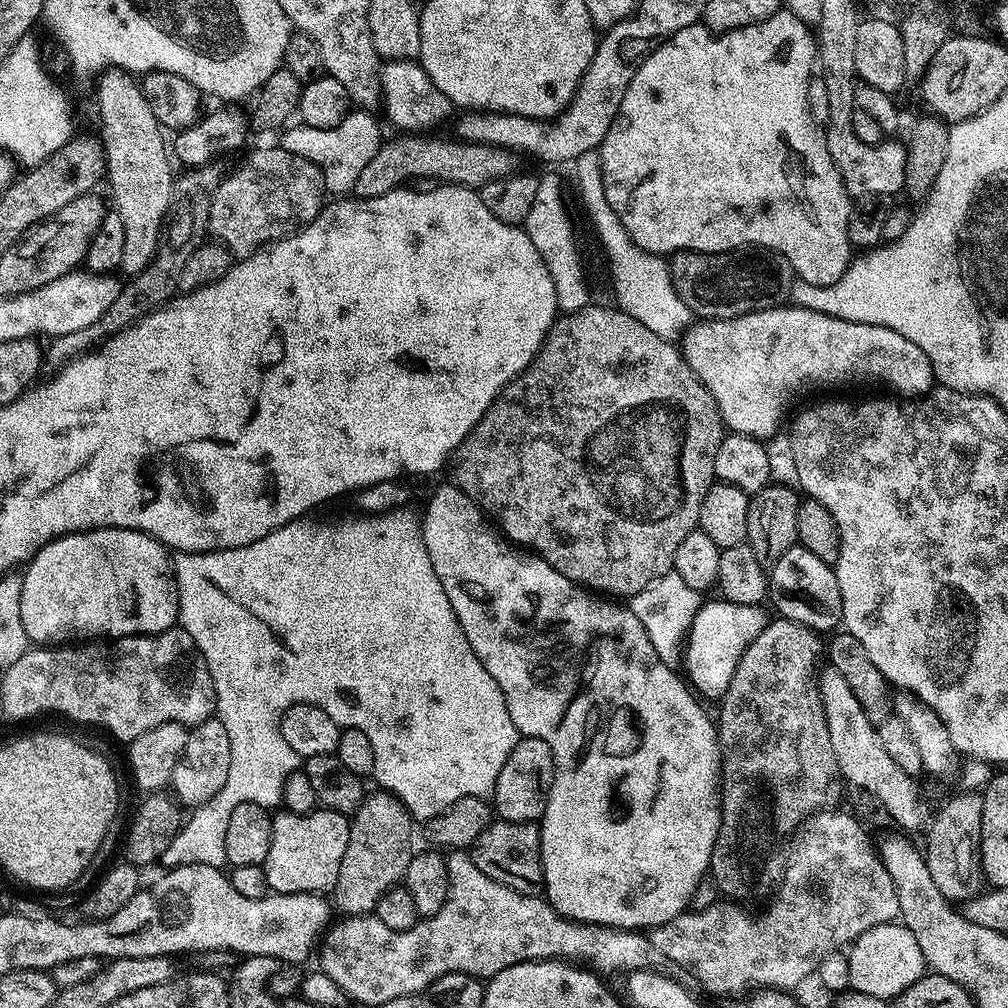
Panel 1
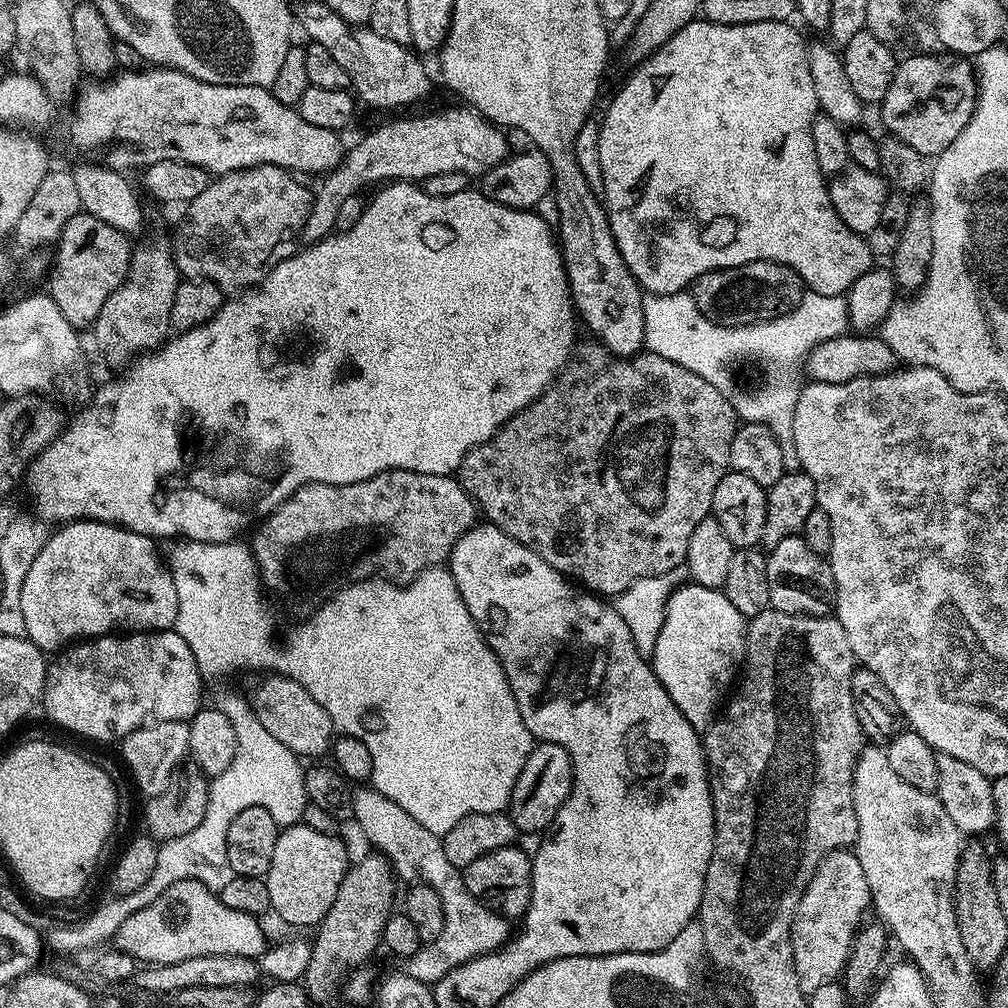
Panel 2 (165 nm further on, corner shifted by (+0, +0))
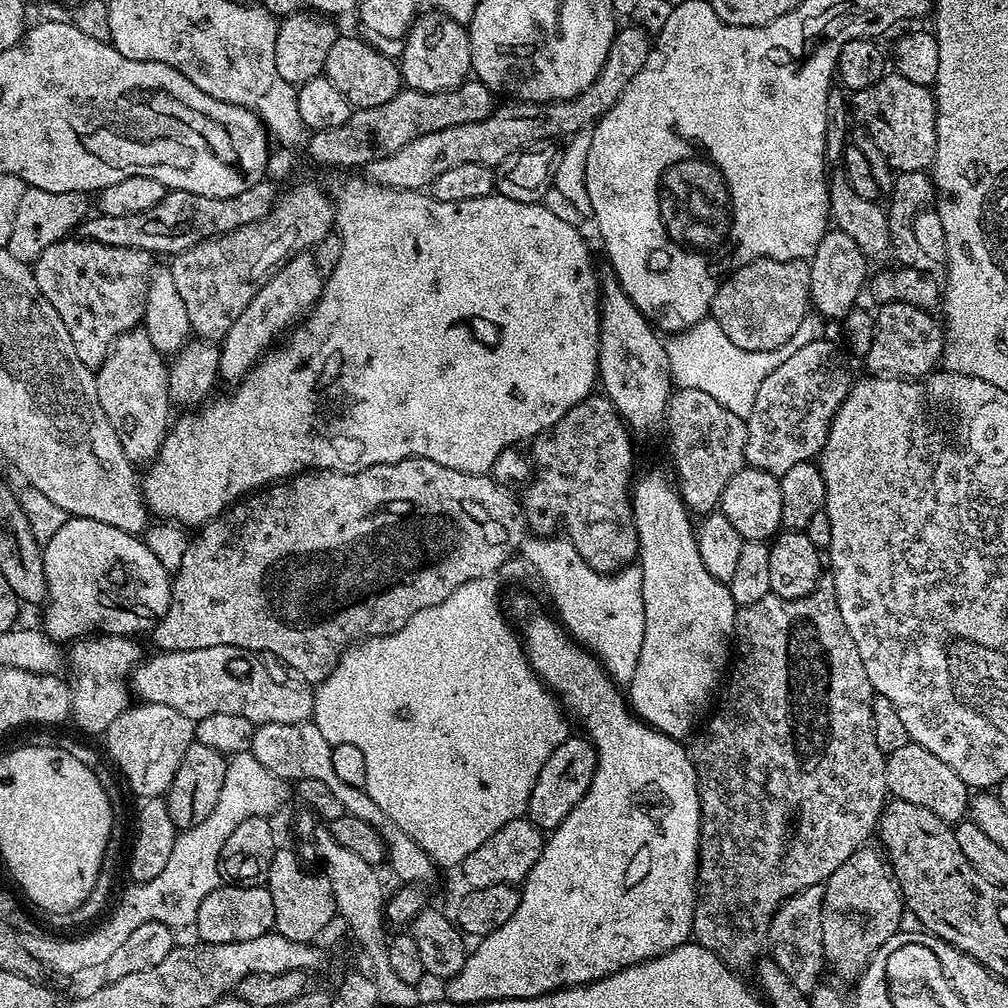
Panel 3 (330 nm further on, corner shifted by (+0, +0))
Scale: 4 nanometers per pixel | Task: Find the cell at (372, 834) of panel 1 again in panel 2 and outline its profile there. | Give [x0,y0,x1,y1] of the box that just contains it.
[302,855,396,1001]

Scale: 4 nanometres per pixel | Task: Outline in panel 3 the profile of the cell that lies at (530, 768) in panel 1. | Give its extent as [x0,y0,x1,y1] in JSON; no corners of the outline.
[526,734,596,830]

